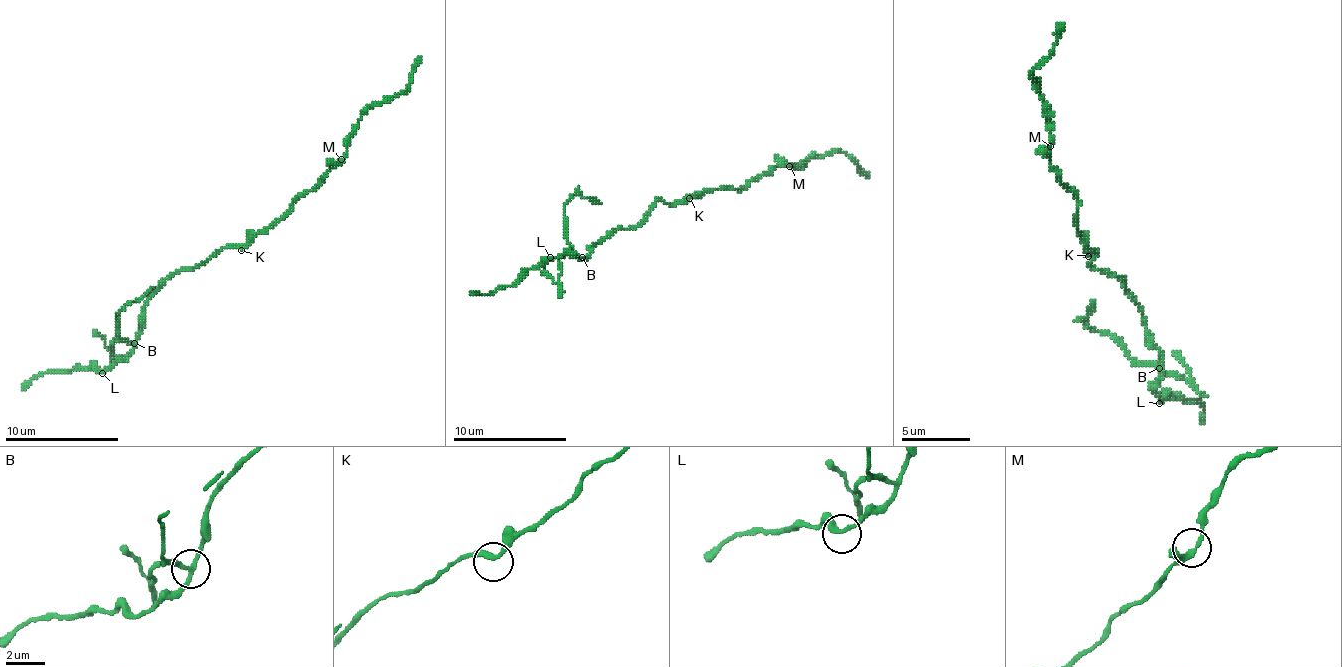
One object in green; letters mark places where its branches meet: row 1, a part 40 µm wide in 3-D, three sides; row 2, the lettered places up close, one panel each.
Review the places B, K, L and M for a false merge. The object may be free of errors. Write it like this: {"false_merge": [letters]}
{"false_merge": ["B"]}

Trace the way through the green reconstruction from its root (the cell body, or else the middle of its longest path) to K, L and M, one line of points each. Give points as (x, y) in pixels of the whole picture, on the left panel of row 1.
K: (224, 247), (241, 250)
L: (224, 247), (199, 264), (173, 273), (145, 307), (145, 324), (139, 330), (136, 344), (102, 373)
M: (224, 247), (241, 247), (259, 233), (264, 233), (341, 159)

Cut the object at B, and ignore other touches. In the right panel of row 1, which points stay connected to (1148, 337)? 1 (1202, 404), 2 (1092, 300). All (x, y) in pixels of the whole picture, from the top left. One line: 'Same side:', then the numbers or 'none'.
Same side: 1

